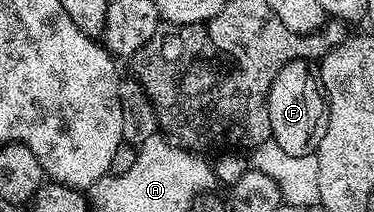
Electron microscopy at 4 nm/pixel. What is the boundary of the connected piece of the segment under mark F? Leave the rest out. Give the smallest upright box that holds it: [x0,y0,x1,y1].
[268,59,327,155]

